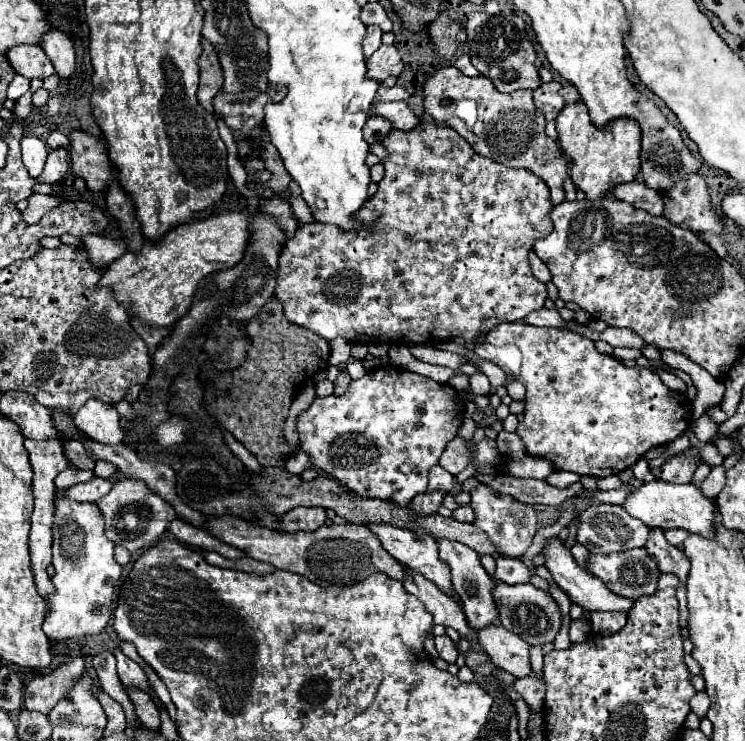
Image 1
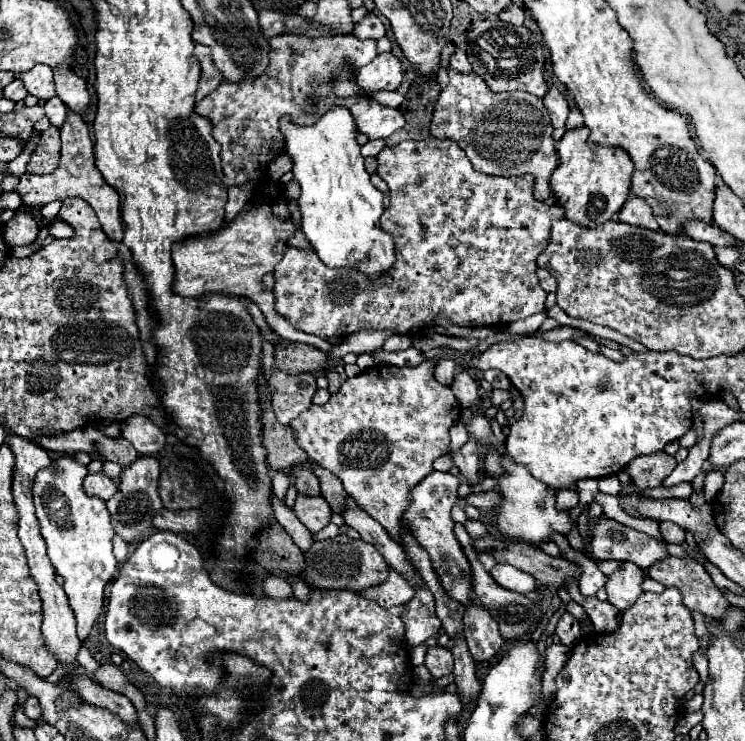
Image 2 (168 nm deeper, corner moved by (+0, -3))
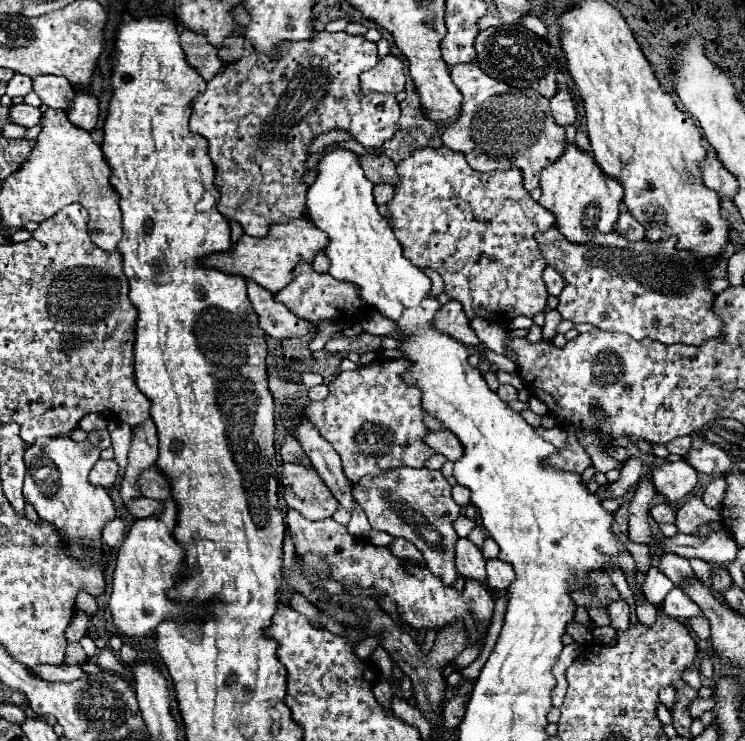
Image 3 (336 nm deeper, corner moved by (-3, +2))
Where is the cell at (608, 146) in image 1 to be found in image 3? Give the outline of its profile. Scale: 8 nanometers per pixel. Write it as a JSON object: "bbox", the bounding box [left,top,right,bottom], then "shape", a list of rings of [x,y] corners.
{"bbox":[538,144,622,242],"shape":[[[568,144],[566,152],[546,170],[542,170],[540,188],[542,198],[538,202],[556,216],[558,230],[570,242],[590,242],[596,234],[614,230],[620,214],[622,186],[618,184],[618,180],[608,178],[598,168],[592,154],[578,148],[576,144]]]}

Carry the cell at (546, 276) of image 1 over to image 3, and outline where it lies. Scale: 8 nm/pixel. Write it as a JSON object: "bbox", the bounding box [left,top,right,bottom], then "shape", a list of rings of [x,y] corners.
{"bbox":[544,266,564,296],"shape":[[[548,266],[548,268],[544,270],[544,282],[546,282],[548,294],[552,294],[552,296],[558,296],[558,294],[562,292],[562,288],[564,288],[562,276],[560,276],[552,266]]]}

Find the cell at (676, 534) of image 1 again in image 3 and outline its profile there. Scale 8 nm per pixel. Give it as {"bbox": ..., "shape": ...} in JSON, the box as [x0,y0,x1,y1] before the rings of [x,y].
{"bbox":[650,504,676,524],"shape":[[[660,504],[660,506],[654,506],[650,510],[652,518],[658,522],[658,524],[676,524],[676,514],[674,510],[668,506],[668,504]]]}

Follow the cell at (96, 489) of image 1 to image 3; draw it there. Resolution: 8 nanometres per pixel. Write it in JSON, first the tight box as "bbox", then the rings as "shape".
{"bbox":[90,460,118,488],"shape":[[[98,460],[90,470],[90,484],[112,488],[118,480],[118,464],[116,460]]]}

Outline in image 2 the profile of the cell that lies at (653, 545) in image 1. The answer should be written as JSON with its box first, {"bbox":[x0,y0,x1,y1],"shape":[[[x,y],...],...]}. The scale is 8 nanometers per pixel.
{"bbox":[649,557,729,621],"shape":[[[667,557],[665,561],[661,561],[659,565],[651,565],[649,567],[649,577],[663,583],[665,587],[675,587],[681,591],[683,595],[683,605],[689,607],[691,611],[699,611],[709,619],[715,621],[723,621],[725,611],[729,609],[727,599],[723,597],[723,593],[715,587],[715,583],[711,581],[709,573],[705,571],[705,567],[701,563],[697,563],[695,559],[687,557],[687,559],[679,559],[679,557]]]}

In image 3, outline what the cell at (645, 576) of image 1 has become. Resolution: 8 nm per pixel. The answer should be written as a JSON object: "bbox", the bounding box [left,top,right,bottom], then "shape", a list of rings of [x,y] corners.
{"bbox":[608,598,632,630],"shape":[[[618,598],[616,602],[612,602],[612,604],[608,606],[608,612],[610,612],[612,628],[616,628],[616,630],[626,630],[626,628],[630,626],[632,608],[630,608],[630,604],[628,604],[624,598]]]}

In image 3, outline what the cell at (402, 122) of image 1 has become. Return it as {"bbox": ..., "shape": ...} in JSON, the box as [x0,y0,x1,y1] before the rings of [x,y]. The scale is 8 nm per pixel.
{"bbox":[190,32,400,236],"shape":[[[314,32],[314,36],[310,40],[298,40],[298,42],[282,42],[278,44],[278,56],[280,58],[272,58],[266,56],[264,52],[252,52],[250,56],[244,56],[240,62],[234,62],[230,66],[226,66],[222,72],[218,72],[218,76],[214,76],[204,94],[194,102],[192,106],[192,116],[190,116],[190,130],[204,136],[210,144],[210,158],[216,164],[216,186],[220,188],[220,200],[216,204],[216,208],[228,218],[228,220],[236,220],[242,224],[244,232],[250,236],[266,236],[266,230],[272,222],[284,222],[284,220],[292,220],[292,218],[304,218],[306,216],[306,190],[308,186],[302,182],[302,174],[306,172],[306,146],[322,132],[328,132],[332,128],[344,128],[350,130],[354,134],[354,138],[364,144],[366,148],[380,148],[388,138],[394,136],[394,132],[398,130],[398,120],[400,120],[400,104],[396,100],[396,96],[384,96],[384,94],[362,94],[360,90],[360,74],[364,70],[370,70],[372,66],[378,64],[378,54],[376,54],[376,44],[366,40],[364,36],[352,36],[346,32]]]}

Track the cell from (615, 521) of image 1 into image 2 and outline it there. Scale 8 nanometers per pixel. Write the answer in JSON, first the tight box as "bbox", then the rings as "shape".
{"bbox":[591,517,669,567],"shape":[[[601,517],[591,531],[593,557],[607,561],[633,561],[637,567],[651,567],[669,557],[663,541]]]}

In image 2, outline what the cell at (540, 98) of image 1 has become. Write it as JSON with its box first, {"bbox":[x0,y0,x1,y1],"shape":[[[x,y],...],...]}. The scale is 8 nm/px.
{"bbox":[543,89,569,127],"shape":[[[549,89],[543,103],[545,103],[545,107],[551,115],[553,127],[565,127],[565,121],[567,121],[567,115],[569,115],[569,105],[563,99],[563,95],[557,89]]]}

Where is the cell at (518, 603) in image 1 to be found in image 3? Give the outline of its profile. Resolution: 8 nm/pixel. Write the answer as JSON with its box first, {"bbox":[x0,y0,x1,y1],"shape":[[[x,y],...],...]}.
{"bbox":[456,538,488,588],"shape":[[[458,538],[456,542],[456,568],[458,574],[462,574],[464,578],[478,580],[484,588],[488,588],[486,570],[484,570],[486,558],[480,554],[480,548],[472,544],[468,538]]]}

